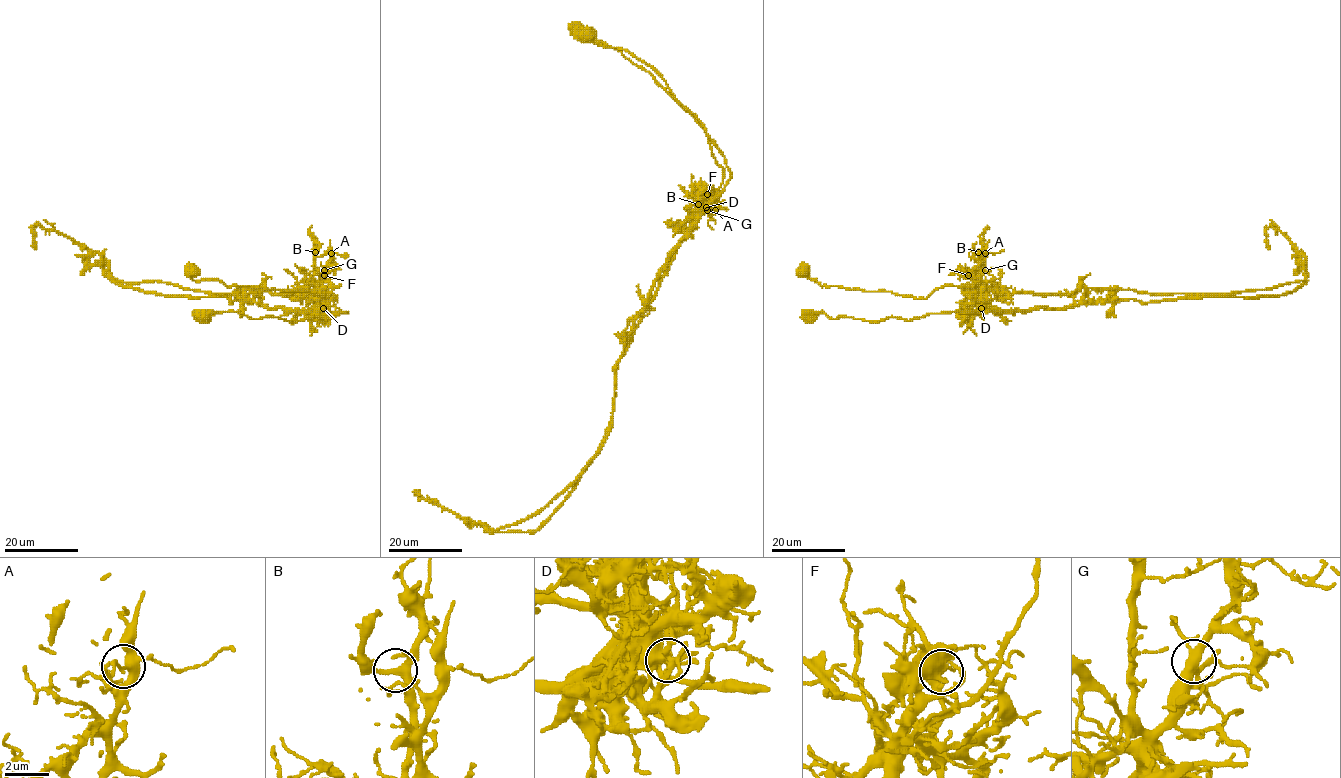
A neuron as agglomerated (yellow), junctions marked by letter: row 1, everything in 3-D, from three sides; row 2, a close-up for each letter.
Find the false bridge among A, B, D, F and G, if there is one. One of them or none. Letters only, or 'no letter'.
D

